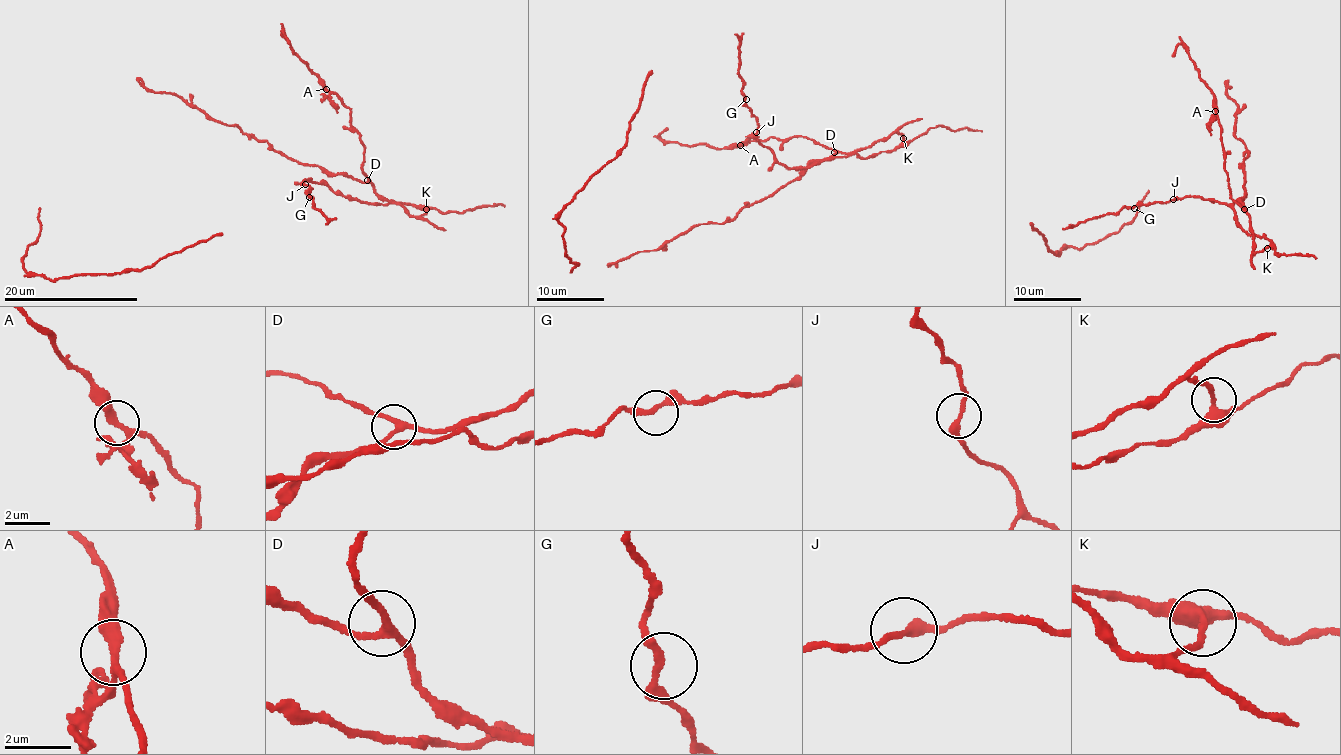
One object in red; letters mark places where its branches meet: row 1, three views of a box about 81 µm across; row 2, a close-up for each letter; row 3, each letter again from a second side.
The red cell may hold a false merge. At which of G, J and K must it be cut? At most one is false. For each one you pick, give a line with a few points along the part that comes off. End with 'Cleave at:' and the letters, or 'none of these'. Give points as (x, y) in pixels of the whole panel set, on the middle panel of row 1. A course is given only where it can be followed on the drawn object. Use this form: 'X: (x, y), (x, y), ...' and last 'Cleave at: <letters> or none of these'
K: (904, 138), (897, 132), (808, 165), (801, 175), (732, 219), (696, 224), (653, 251), (641, 251), (607, 265)
Cleave at: K

